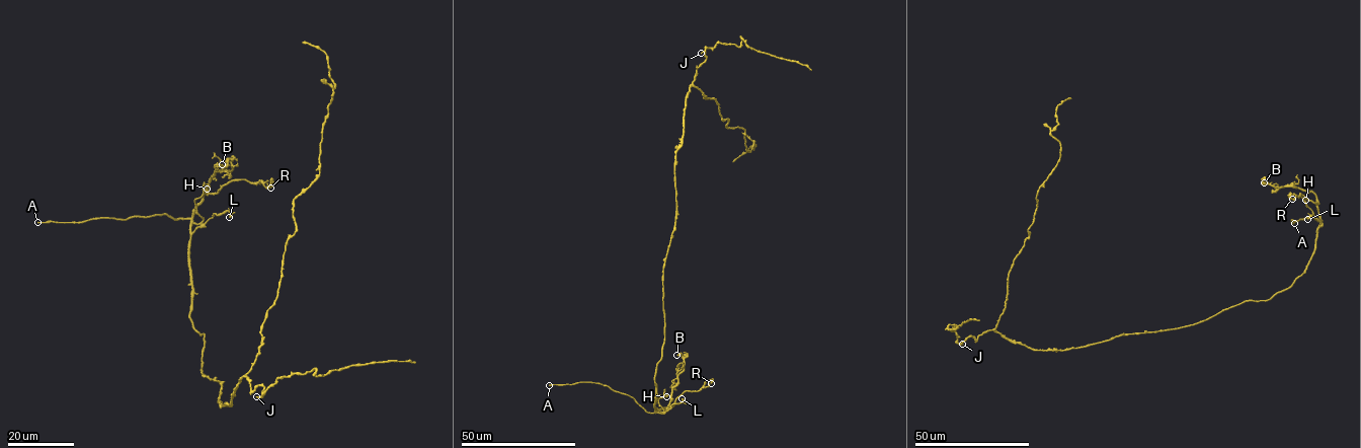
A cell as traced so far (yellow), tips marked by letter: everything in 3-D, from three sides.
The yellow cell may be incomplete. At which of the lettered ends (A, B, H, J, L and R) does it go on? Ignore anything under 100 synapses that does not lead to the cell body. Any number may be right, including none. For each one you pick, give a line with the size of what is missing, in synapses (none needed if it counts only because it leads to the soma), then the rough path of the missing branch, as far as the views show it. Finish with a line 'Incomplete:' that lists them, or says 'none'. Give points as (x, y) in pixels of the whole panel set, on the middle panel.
A: (549, 385), (509, 388), (498, 392)
Incomplete: A

